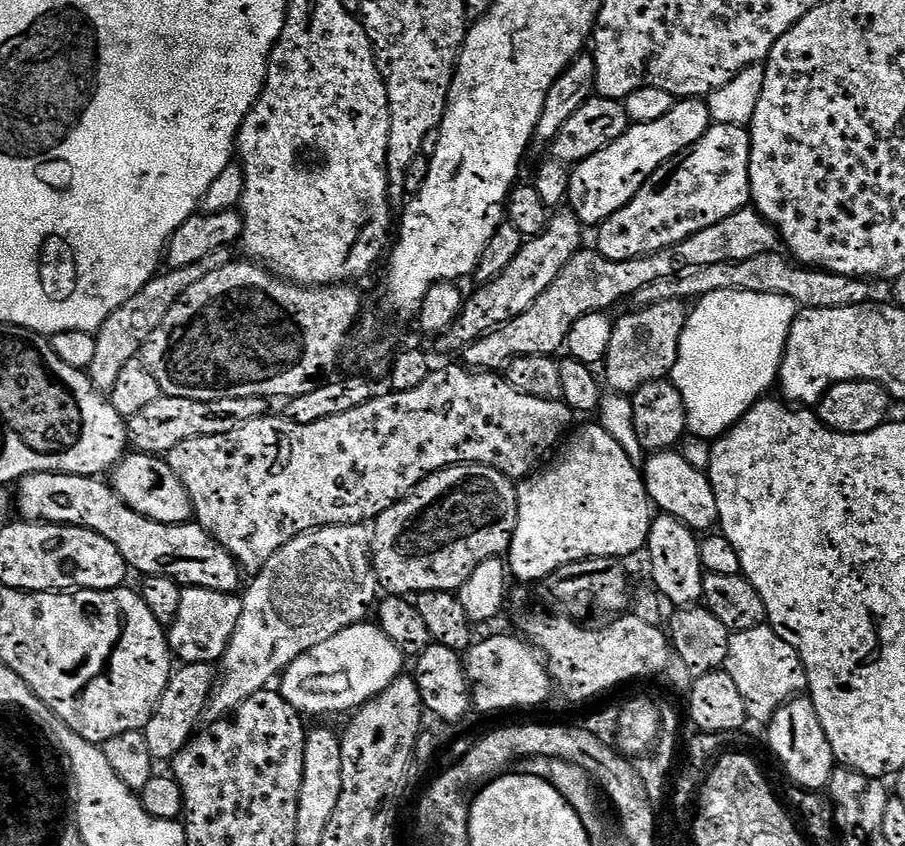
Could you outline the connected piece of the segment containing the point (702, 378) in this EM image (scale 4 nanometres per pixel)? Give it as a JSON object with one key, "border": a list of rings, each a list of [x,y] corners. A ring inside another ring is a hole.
{"border":[[[718,290],[695,301],[682,330],[676,365],[670,373],[672,383],[684,399],[684,409],[688,412],[687,431],[691,435],[693,432],[694,435],[708,440],[707,442],[723,437],[767,393],[764,391],[771,384],[773,387],[777,383],[780,359],[784,357],[786,338],[790,334],[790,326],[797,311],[797,304],[790,298],[765,292]]]}

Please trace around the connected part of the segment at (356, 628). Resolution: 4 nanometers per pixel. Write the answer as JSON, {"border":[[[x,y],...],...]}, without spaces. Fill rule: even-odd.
{"border":[[[379,623],[343,626],[332,638],[296,658],[280,676],[278,691],[301,715],[351,713],[390,686],[405,671],[406,653],[380,629]]]}

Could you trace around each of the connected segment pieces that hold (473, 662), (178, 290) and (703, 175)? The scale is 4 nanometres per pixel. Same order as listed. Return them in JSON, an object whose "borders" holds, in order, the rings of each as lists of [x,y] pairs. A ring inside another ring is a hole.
{"borders":[[[[488,636],[485,640],[477,639],[466,653],[466,671],[472,690],[472,707],[480,712],[504,712],[507,708],[536,708],[544,704],[554,692],[554,681],[548,673],[548,665],[541,653],[523,639],[515,640],[512,636]]],[[[219,248],[216,252],[210,252],[202,262],[194,262],[190,266],[181,268],[168,268],[152,277],[134,298],[130,298],[125,304],[111,312],[104,320],[104,325],[100,331],[95,333],[96,345],[98,351],[94,356],[94,362],[86,370],[92,378],[92,383],[101,390],[111,389],[112,384],[122,374],[122,366],[126,366],[131,360],[137,359],[145,351],[144,343],[147,345],[151,341],[154,330],[158,330],[160,323],[170,314],[172,307],[176,305],[176,300],[194,286],[206,274],[218,270],[222,266],[230,263],[229,249]],[[144,348],[144,349],[143,349]]],[[[702,134],[702,138],[693,148],[681,152],[679,156],[667,160],[661,168],[654,170],[654,174],[650,174],[642,190],[634,194],[632,201],[599,225],[598,250],[611,260],[633,260],[639,256],[653,256],[663,248],[675,248],[678,242],[698,234],[698,230],[706,230],[706,226],[708,226],[708,135]]]]}

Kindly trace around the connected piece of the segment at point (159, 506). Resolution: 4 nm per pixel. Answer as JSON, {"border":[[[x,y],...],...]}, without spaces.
{"border":[[[156,454],[125,455],[110,476],[110,484],[126,507],[165,526],[187,524],[193,519],[190,494],[170,470],[167,459]]]}

